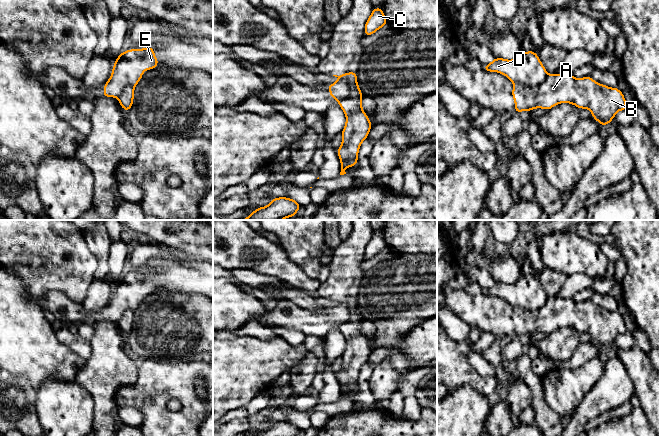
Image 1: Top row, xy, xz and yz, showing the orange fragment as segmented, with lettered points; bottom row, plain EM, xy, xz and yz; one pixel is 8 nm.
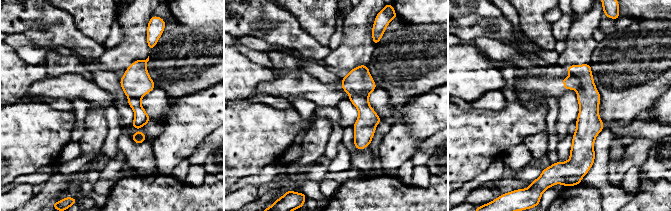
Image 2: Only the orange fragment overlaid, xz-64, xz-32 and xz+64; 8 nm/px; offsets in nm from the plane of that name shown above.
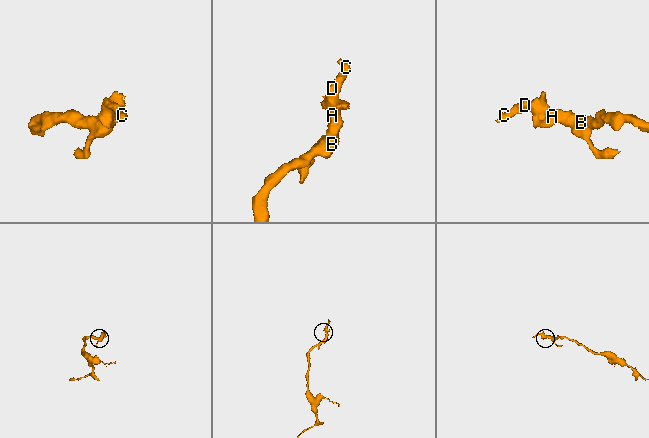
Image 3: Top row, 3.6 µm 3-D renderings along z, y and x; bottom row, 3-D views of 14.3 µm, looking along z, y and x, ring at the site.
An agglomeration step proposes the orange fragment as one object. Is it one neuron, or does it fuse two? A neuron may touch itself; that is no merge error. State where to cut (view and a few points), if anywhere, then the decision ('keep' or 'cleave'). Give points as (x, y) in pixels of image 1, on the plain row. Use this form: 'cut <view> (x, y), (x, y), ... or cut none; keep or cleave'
cut yz (548, 299), (539, 308), (533, 310), (514, 307); cleave

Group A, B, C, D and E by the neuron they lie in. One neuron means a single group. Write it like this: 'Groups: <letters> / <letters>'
Groups: A B / C D E

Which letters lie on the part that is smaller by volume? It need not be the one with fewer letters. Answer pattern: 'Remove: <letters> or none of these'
Remove: C, D, E

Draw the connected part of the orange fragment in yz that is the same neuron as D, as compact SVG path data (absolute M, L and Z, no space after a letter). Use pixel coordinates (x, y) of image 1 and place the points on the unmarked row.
M534 275L521 277L514 284L494 282L490 288L484 290L483 294L501 297L513 307L530 311L540 309L548 300L546 293Z

